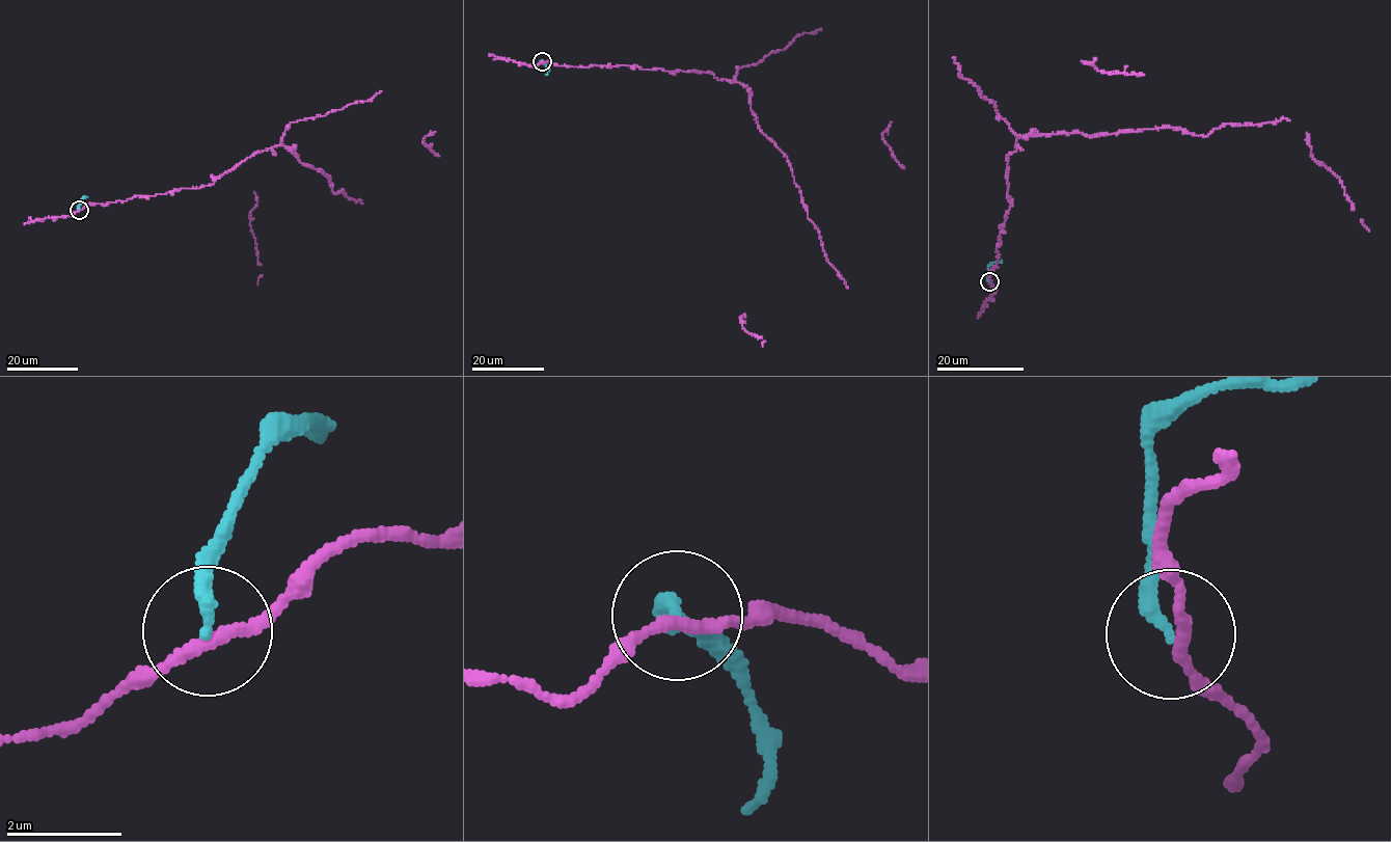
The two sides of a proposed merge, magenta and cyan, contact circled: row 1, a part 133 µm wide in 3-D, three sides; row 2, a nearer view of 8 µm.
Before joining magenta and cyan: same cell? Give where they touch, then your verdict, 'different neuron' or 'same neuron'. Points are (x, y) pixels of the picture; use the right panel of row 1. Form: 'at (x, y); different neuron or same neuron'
at (989, 281); different neuron

